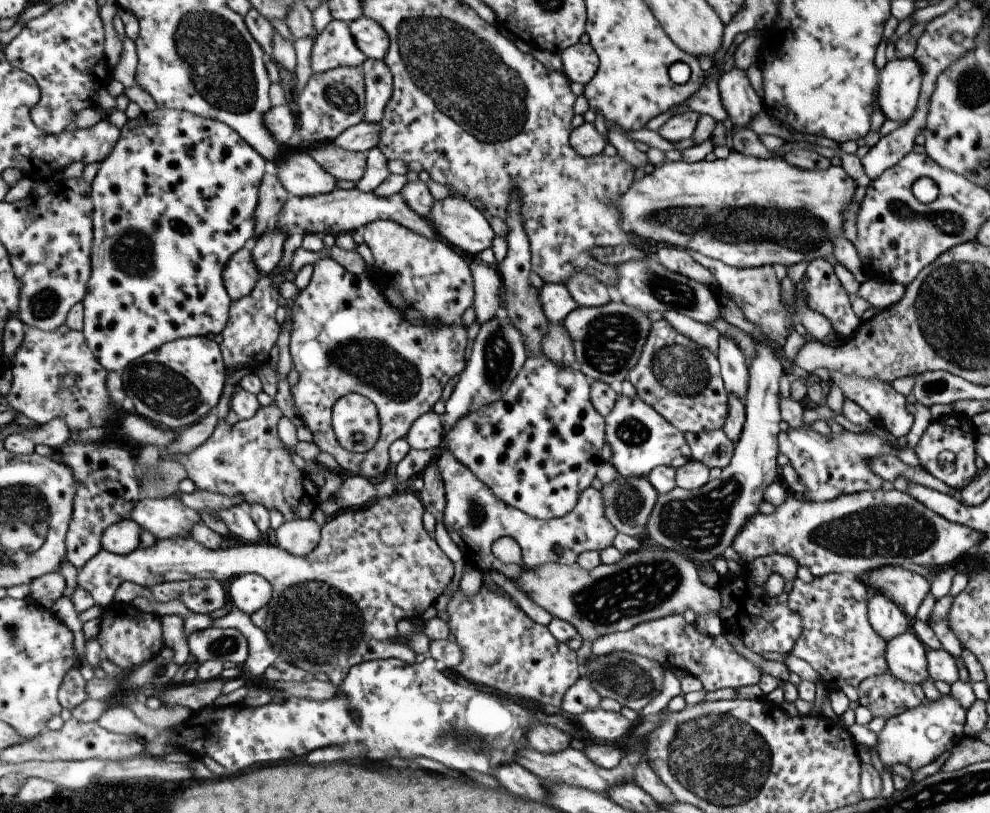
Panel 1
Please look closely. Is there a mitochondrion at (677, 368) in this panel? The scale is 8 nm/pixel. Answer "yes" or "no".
yes

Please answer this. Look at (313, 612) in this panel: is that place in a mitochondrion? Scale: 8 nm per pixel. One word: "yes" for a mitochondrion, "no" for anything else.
yes

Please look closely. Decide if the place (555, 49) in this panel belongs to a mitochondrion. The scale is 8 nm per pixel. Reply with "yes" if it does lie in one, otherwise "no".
no

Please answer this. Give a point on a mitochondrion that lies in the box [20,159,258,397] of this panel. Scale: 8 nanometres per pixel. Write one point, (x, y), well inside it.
(45, 302)

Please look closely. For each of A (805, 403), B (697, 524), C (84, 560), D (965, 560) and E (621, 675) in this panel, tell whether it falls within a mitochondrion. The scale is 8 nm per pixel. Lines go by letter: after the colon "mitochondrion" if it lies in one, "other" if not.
A: other
B: mitochondrion
C: other
D: other
E: mitochondrion

